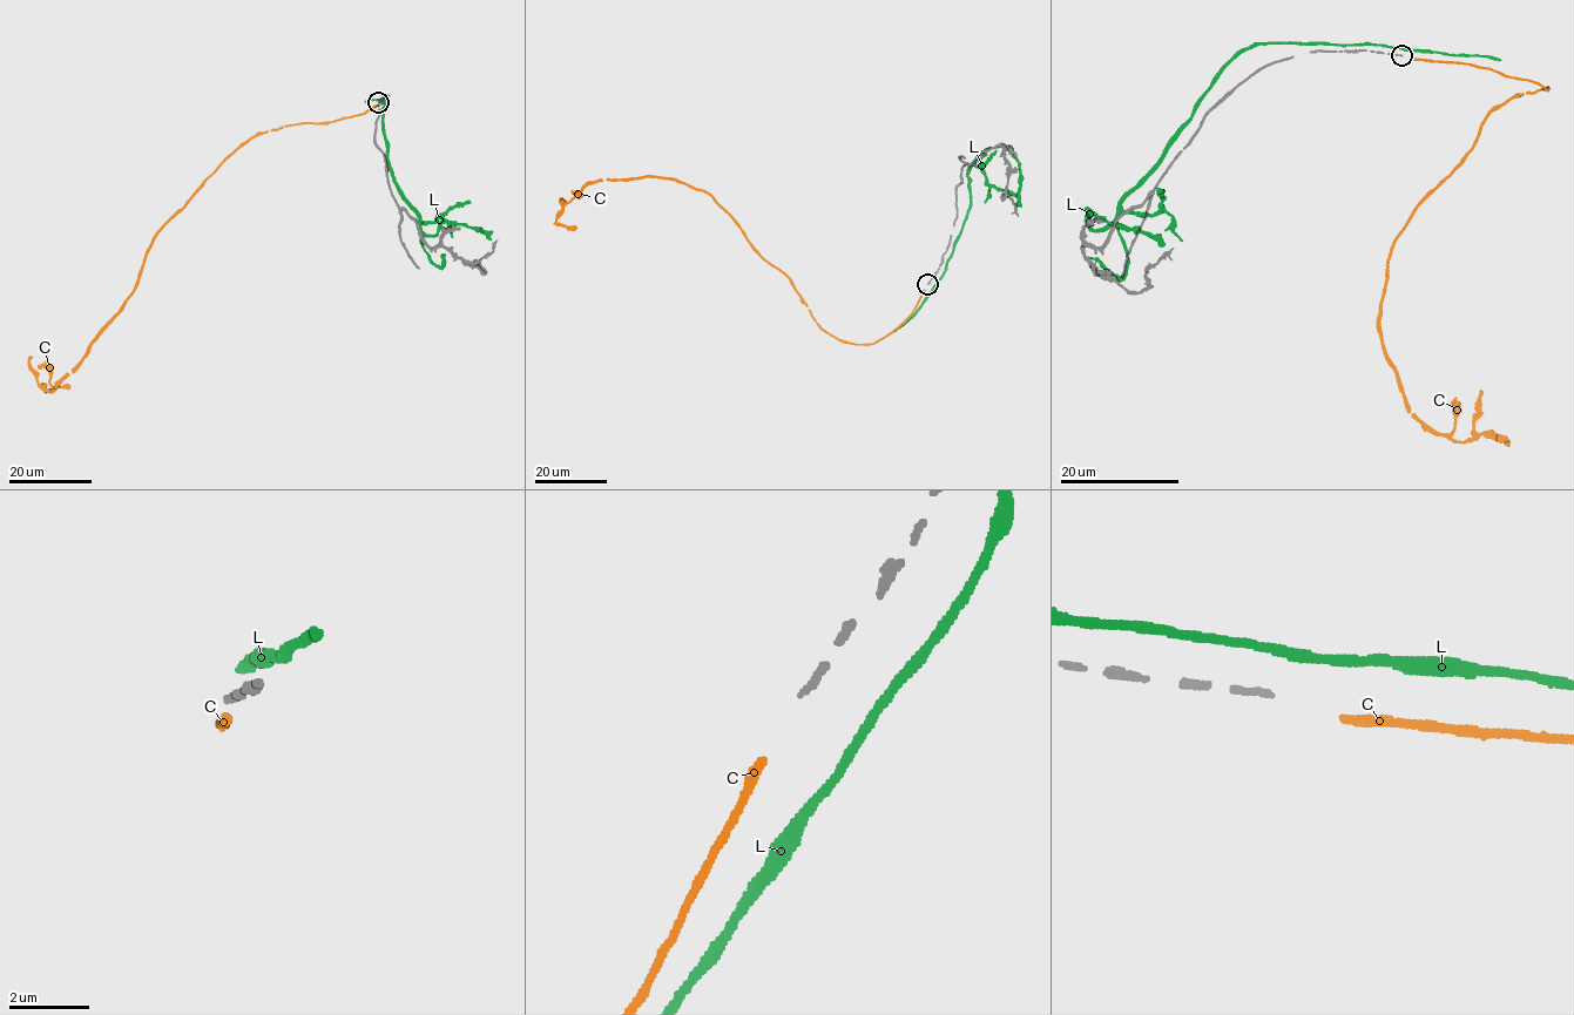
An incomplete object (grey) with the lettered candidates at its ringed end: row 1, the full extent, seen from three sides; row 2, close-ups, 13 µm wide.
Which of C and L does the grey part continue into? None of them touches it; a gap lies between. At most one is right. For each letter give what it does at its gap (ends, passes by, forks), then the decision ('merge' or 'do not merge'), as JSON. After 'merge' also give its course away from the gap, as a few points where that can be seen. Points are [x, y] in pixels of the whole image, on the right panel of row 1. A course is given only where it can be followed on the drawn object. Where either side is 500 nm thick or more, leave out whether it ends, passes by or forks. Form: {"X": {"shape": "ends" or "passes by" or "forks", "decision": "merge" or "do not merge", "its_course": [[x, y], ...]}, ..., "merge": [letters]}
{"C": {"shape": "ends", "decision": "do not merge"}, "L": {"shape": "passes by", "decision": "do not merge"}, "merge": []}

